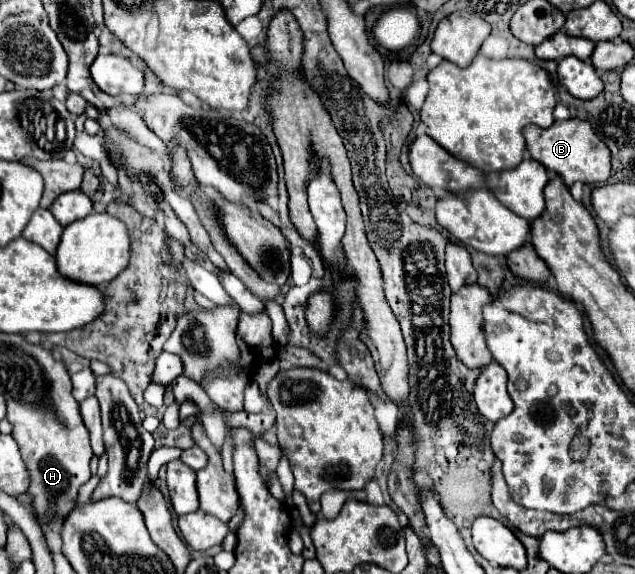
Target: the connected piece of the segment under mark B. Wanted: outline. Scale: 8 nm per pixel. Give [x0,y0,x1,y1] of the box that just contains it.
[523,119,611,187]

